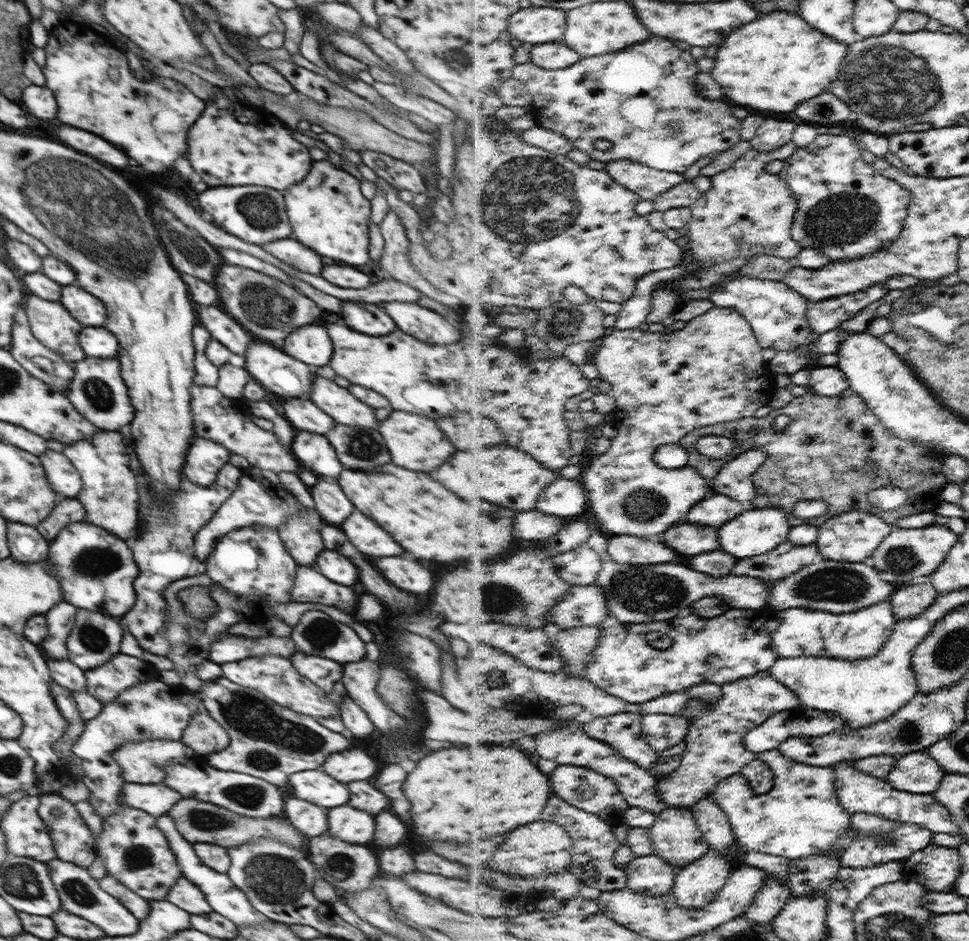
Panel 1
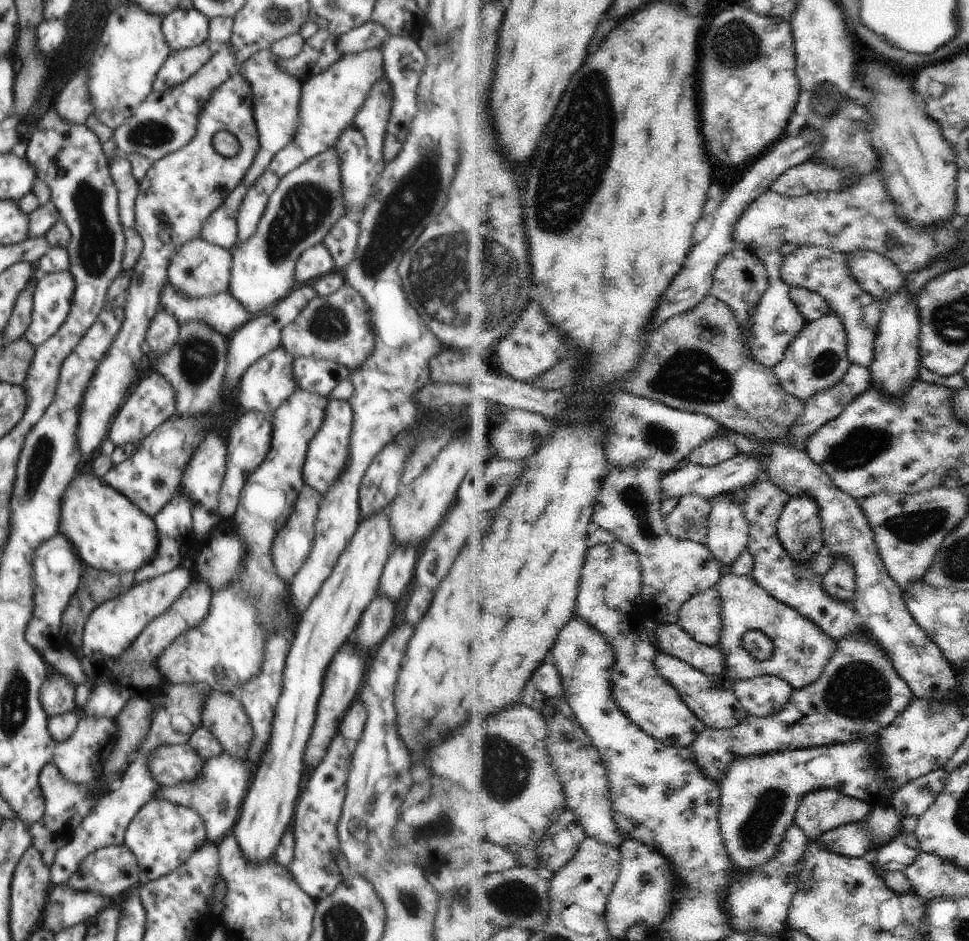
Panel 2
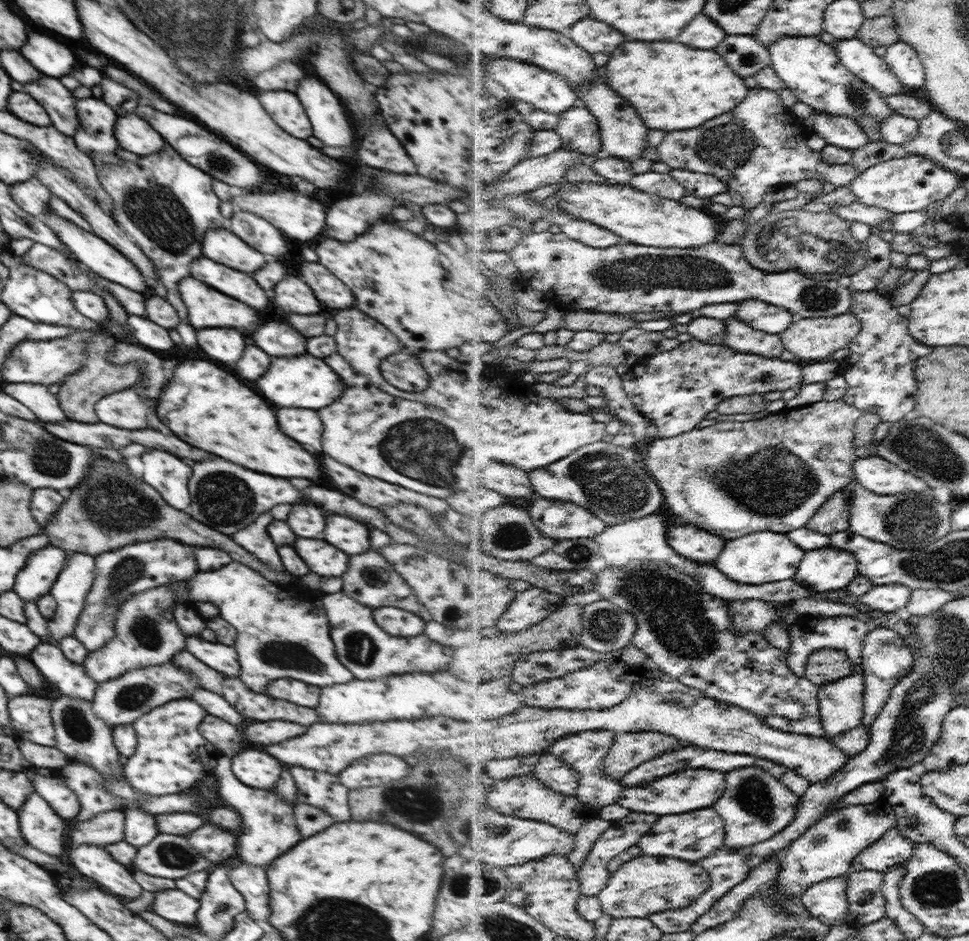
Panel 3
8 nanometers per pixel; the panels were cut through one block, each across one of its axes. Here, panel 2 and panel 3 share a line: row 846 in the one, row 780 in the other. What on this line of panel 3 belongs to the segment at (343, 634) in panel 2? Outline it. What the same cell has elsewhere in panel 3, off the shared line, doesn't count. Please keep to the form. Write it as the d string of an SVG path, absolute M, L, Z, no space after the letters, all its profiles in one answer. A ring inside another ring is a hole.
M246 750L232 758L232 772L242 784L252 788L275 788L282 764L266 751Z

